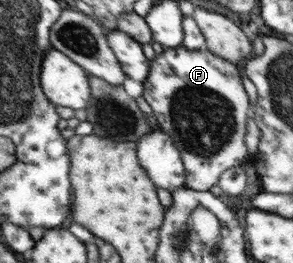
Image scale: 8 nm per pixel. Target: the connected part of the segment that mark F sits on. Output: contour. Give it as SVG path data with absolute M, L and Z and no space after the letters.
M176 46L165 48L161 54L155 55L151 63L151 71L147 79L142 81L143 99L149 105L157 122L157 127L171 137L175 146L180 150L184 169L187 171L187 188L191 190L207 190L213 187L219 175L239 165L245 157L243 133L247 119L247 95L241 87L239 71L235 64L225 61L206 50L187 50Z

